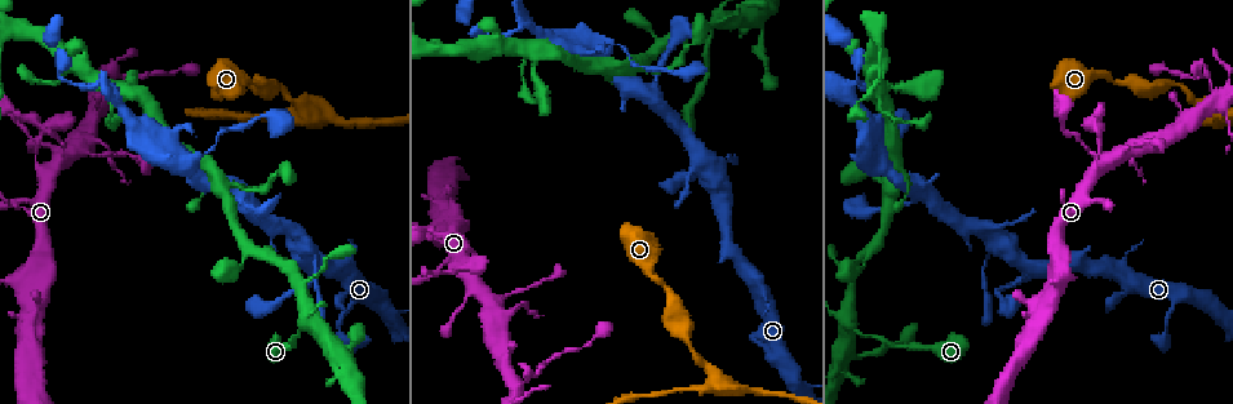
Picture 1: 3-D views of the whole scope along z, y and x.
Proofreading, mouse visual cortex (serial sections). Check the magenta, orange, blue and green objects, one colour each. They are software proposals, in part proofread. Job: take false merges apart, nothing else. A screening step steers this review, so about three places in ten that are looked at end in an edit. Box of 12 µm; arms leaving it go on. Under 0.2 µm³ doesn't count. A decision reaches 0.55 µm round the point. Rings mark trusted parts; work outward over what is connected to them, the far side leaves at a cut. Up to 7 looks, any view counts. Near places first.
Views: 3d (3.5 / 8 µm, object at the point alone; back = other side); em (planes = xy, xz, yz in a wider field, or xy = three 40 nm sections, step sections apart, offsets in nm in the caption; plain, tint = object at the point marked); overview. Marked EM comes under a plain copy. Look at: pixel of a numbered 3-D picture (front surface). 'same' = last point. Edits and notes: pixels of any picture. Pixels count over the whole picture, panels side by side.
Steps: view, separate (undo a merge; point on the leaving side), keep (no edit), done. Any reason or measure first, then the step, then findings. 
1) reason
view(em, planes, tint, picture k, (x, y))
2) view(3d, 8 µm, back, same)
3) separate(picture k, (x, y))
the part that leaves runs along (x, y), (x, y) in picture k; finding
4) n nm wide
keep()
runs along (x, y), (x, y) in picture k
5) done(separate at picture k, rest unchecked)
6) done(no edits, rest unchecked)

calibre changes
view(3d, 8 µm, picture 1, (612, 43))

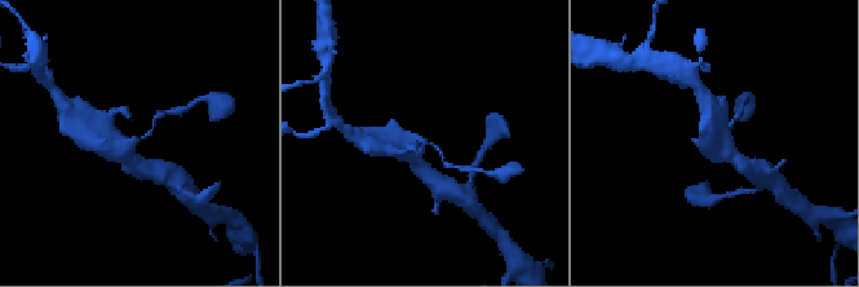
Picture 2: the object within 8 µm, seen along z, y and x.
zoom in
view(3d, 3.5 µm, picture 2, (133, 143))

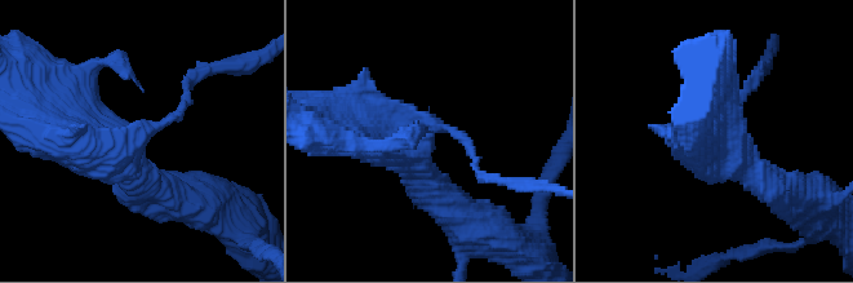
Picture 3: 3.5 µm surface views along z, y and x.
now the EM
view(em, xy, step 1, tint, picture 3, (136, 136))

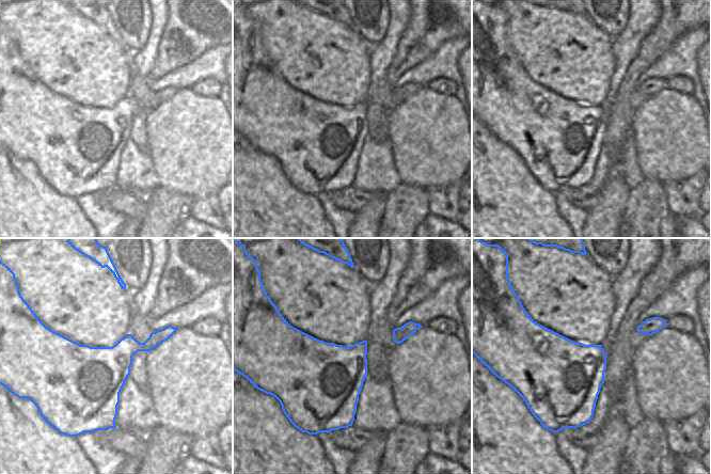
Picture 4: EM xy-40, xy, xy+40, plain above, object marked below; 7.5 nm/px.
keep()
all the same cell

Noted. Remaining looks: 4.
view(3d, 3.5 µm, picture 1, (526, 22))

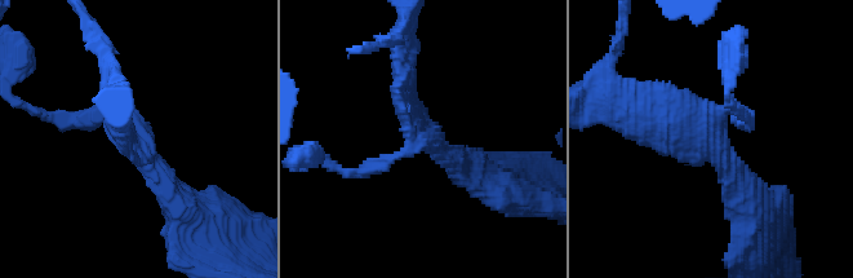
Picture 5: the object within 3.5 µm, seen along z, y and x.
now the EM
view(em, xy, step 5, tint, picture 5, (133, 142))

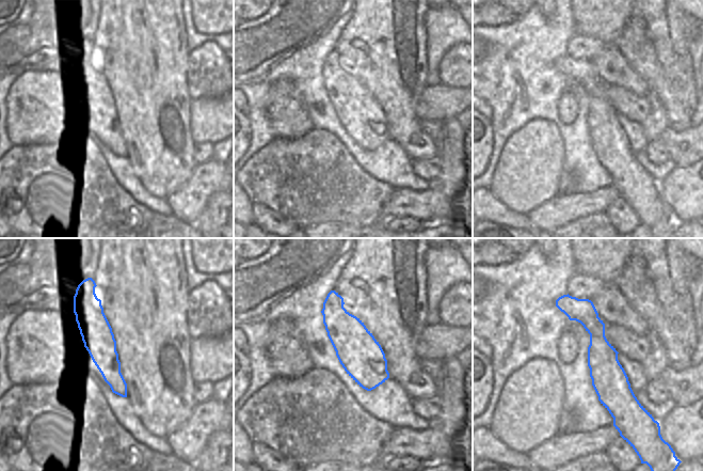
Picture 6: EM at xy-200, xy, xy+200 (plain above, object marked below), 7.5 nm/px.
keep()
runs along (565, 298), (596, 329), (619, 418) in picture 6; continuous, no second cell

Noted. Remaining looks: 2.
done(no edits, rest unchecked)

